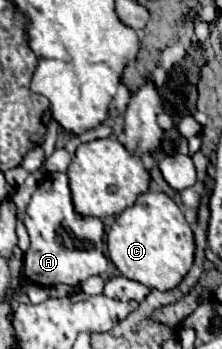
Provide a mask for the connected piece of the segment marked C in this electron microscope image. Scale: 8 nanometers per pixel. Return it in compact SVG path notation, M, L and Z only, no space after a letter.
M141 193L135 205L117 215L107 233L107 251L113 265L127 279L139 281L151 289L169 291L181 283L193 265L193 231L181 209L165 193Z

